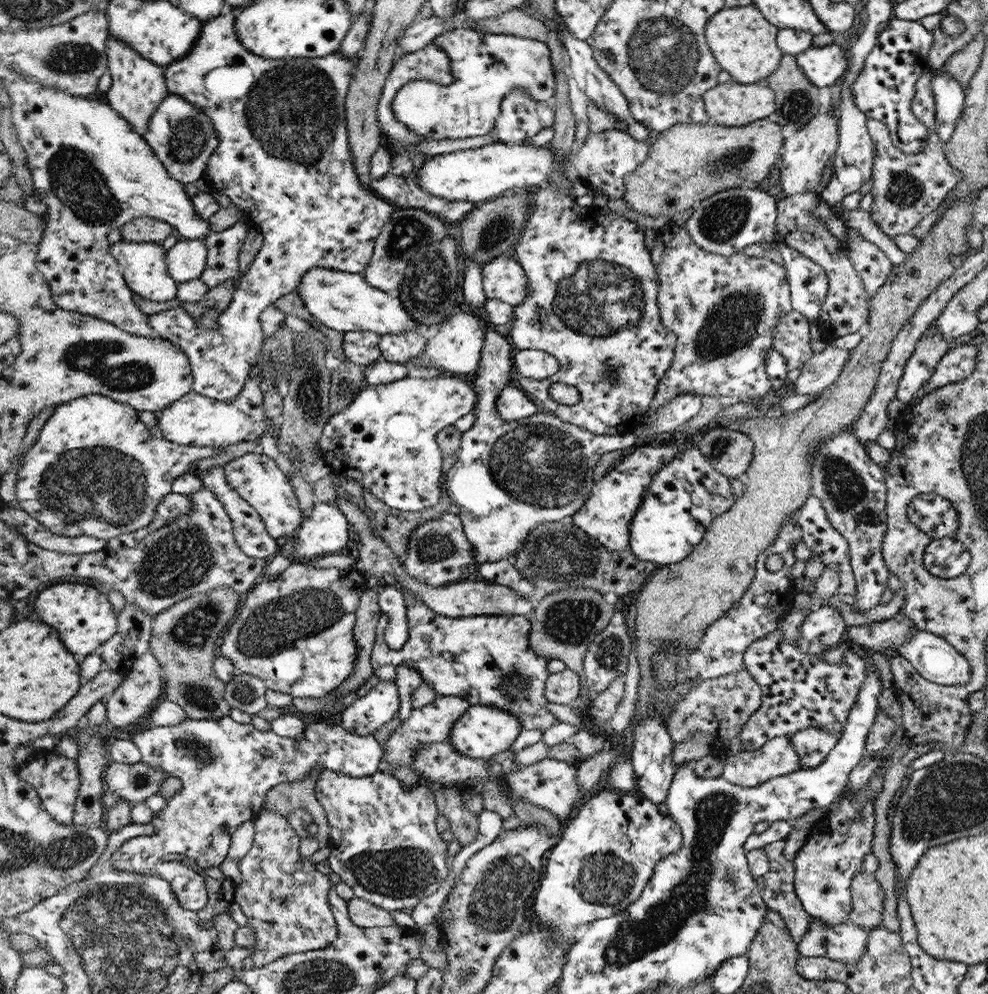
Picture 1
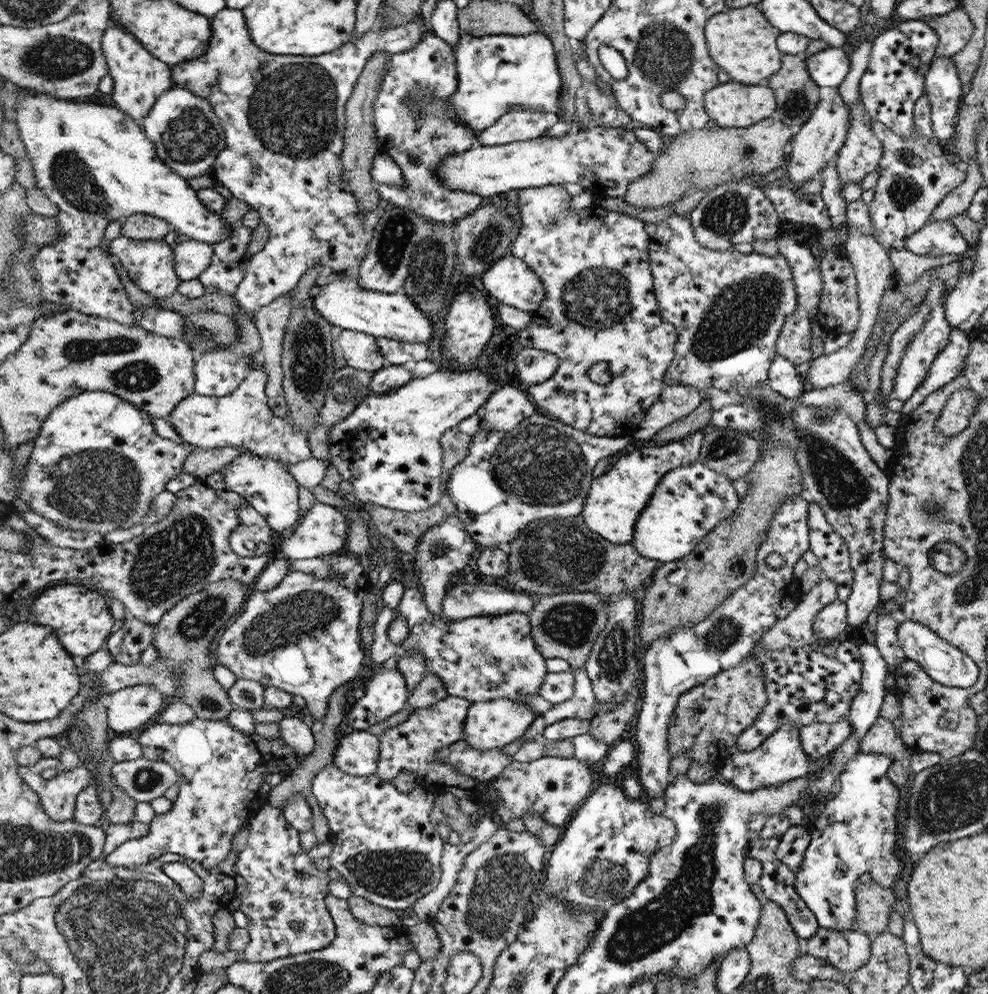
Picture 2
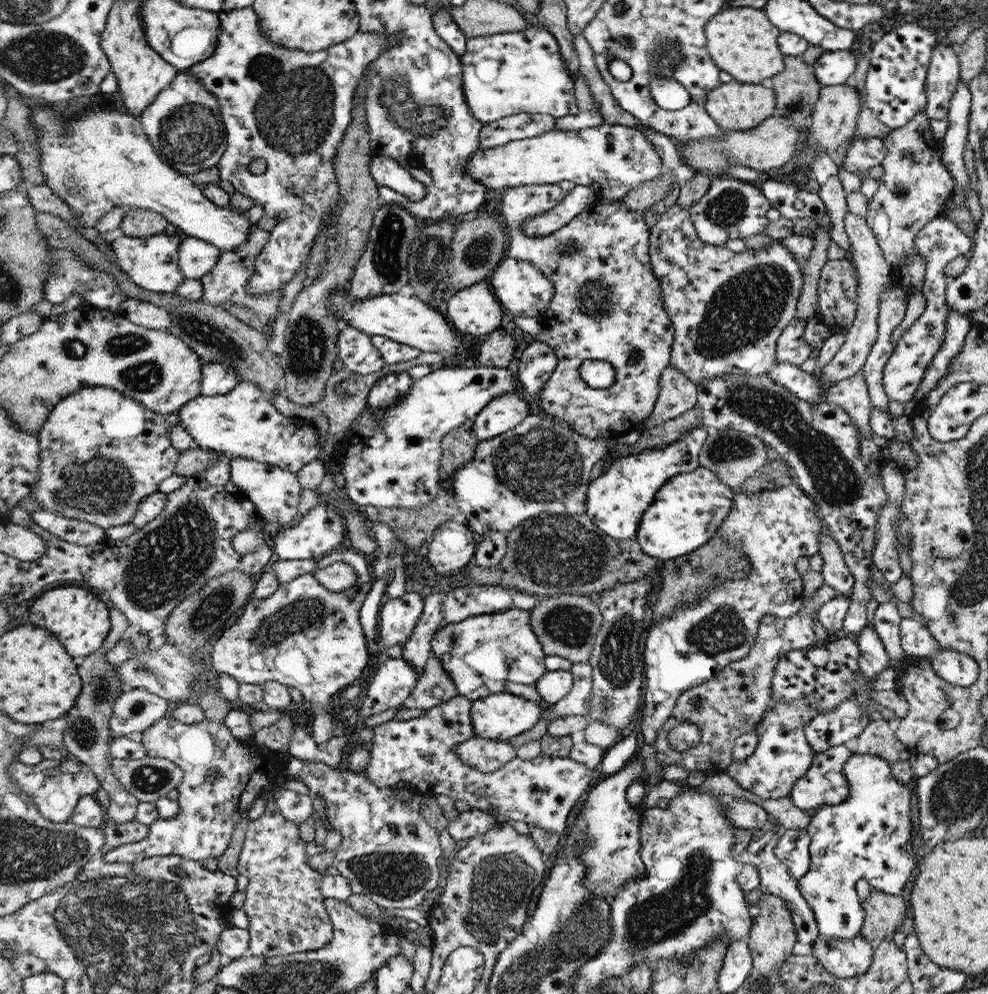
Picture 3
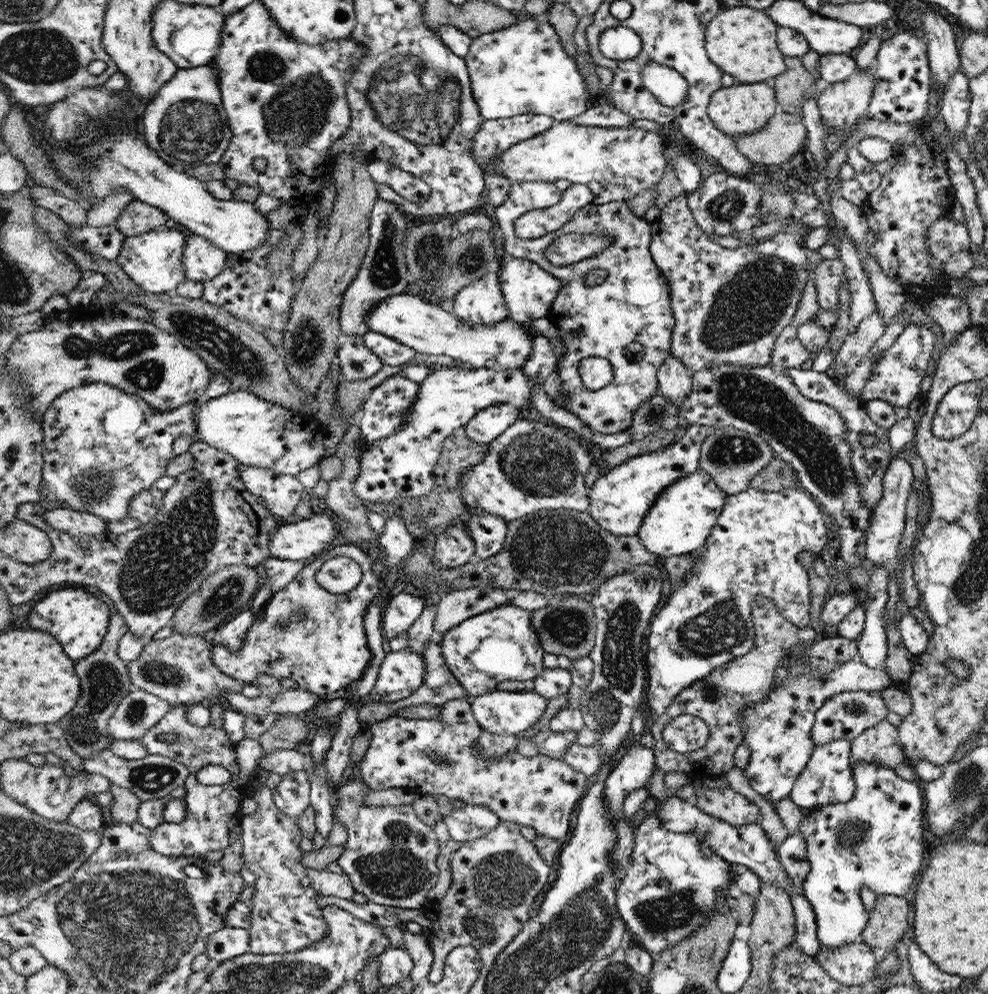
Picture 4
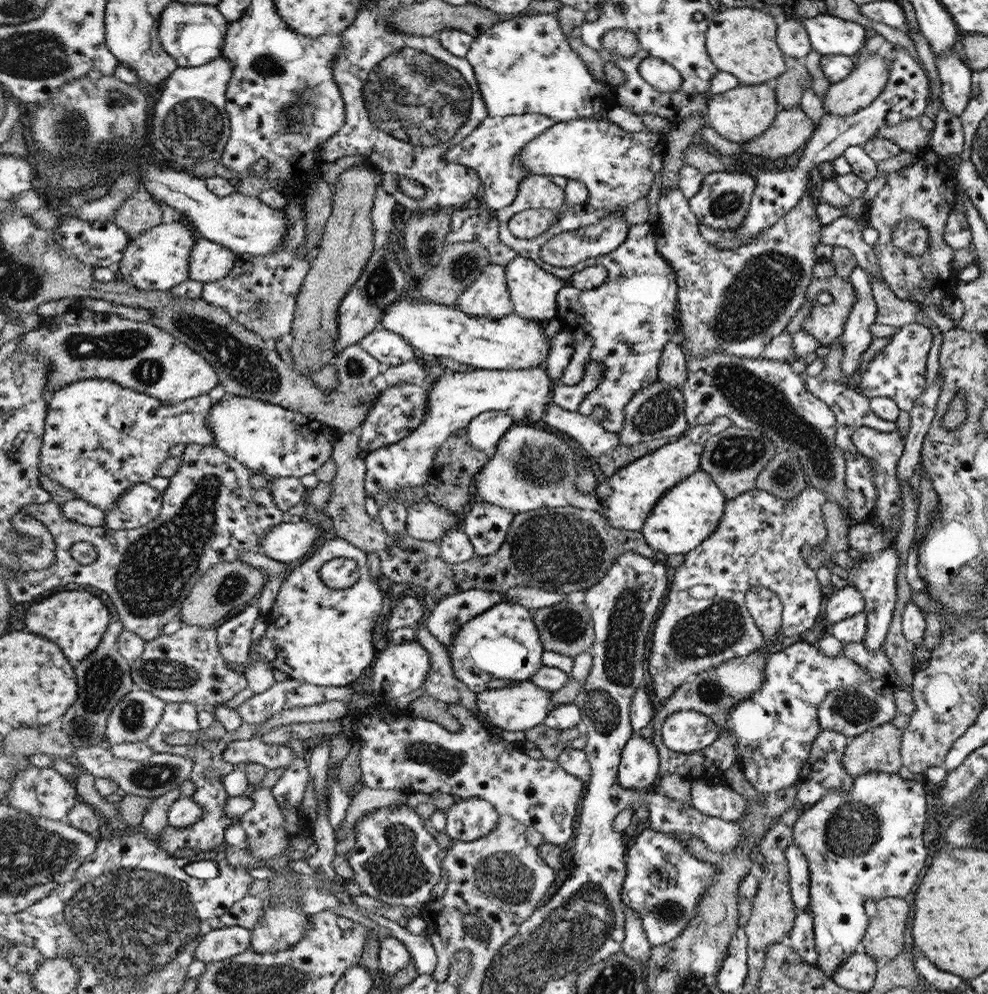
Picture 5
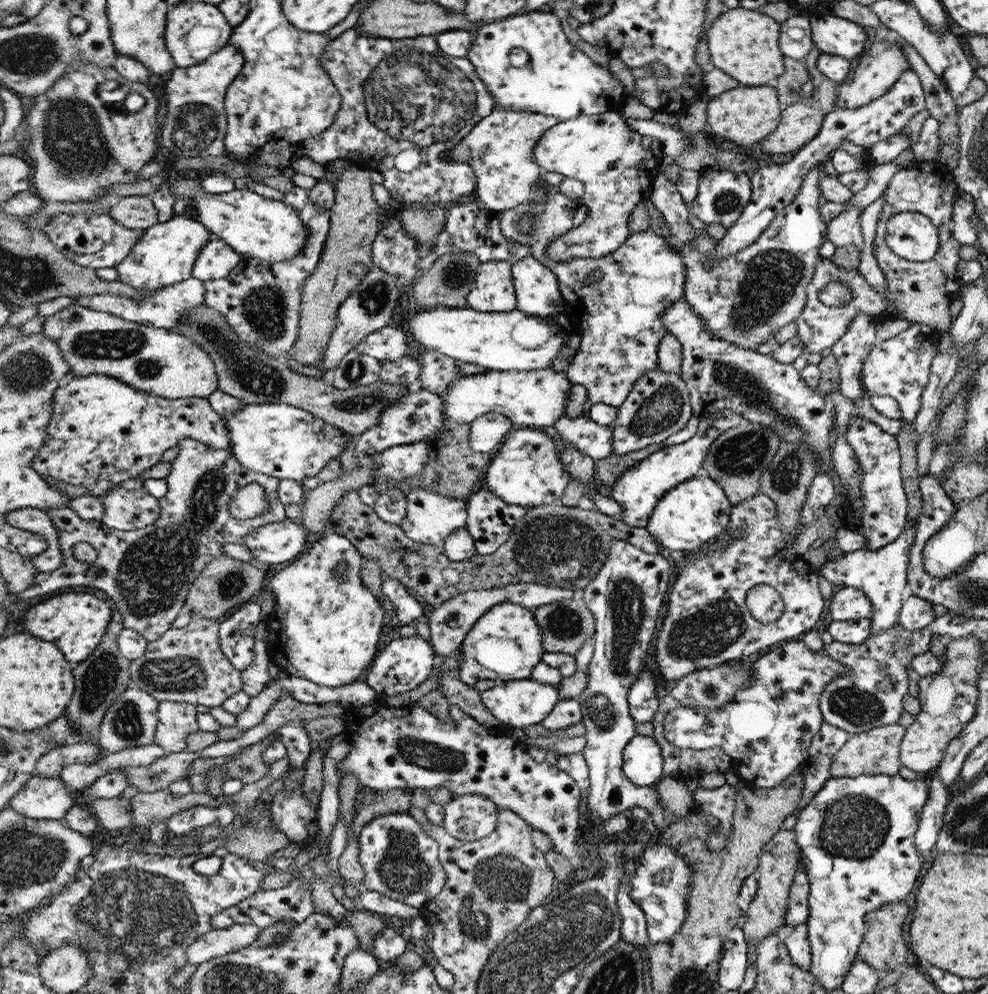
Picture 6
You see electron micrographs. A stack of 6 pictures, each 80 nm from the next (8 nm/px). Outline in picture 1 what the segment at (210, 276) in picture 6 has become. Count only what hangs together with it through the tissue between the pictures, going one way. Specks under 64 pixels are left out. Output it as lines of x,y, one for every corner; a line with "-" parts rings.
205,240
178,242
168,251
171,275
180,283
200,279
208,268
208,255

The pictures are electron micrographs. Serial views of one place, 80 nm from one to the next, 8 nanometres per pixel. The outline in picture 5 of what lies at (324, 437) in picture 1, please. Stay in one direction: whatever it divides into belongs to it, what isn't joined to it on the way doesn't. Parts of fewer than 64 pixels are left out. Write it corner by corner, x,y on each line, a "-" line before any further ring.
538,366
532,369
504,369
504,370
488,370
488,369
472,369
465,372
449,371
442,378
436,379
435,383
431,384
427,396
427,409
423,421
418,425
416,430
413,430
408,436
394,444
381,446
376,450
364,454
365,462
365,479
364,489
365,495
374,497
380,492
390,492
393,496
402,496
405,498
405,493
408,487
411,487
410,493
414,488
426,485
429,482
428,468
432,466
432,460
439,451
440,444
444,442
444,438
448,438
455,430
466,428
472,419
486,411
497,410
507,412
513,416
516,423
532,424
540,419
544,420
546,416
547,404
554,403
554,388
555,380
552,380
548,375
545,366

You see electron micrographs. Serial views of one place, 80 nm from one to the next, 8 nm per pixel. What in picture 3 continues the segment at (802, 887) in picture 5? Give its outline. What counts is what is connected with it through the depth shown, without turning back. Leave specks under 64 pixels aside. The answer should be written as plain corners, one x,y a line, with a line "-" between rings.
785,829
775,846
775,855
799,881
811,868
811,836
806,829

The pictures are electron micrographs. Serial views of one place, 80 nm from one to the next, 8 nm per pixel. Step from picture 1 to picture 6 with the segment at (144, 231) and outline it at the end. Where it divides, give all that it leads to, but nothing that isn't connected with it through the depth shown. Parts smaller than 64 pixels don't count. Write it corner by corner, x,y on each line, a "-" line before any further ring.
127,196
108,212
122,226
136,230
147,230
161,223
159,208
149,196

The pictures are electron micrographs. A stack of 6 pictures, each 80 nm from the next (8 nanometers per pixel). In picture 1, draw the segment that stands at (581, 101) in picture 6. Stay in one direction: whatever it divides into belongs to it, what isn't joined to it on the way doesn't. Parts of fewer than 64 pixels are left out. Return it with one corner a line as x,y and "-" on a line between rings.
465,27
452,29
433,42
451,58
455,82
450,86
436,86
432,80
414,81
392,101
395,119
427,140
460,140
488,135
498,122
504,98
516,90
528,92
534,100
554,99
558,78
551,50
543,41
503,33
476,32

